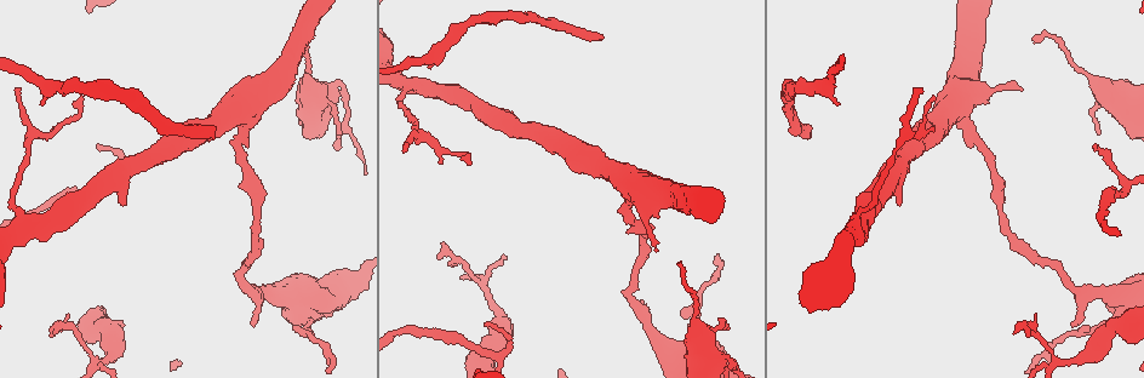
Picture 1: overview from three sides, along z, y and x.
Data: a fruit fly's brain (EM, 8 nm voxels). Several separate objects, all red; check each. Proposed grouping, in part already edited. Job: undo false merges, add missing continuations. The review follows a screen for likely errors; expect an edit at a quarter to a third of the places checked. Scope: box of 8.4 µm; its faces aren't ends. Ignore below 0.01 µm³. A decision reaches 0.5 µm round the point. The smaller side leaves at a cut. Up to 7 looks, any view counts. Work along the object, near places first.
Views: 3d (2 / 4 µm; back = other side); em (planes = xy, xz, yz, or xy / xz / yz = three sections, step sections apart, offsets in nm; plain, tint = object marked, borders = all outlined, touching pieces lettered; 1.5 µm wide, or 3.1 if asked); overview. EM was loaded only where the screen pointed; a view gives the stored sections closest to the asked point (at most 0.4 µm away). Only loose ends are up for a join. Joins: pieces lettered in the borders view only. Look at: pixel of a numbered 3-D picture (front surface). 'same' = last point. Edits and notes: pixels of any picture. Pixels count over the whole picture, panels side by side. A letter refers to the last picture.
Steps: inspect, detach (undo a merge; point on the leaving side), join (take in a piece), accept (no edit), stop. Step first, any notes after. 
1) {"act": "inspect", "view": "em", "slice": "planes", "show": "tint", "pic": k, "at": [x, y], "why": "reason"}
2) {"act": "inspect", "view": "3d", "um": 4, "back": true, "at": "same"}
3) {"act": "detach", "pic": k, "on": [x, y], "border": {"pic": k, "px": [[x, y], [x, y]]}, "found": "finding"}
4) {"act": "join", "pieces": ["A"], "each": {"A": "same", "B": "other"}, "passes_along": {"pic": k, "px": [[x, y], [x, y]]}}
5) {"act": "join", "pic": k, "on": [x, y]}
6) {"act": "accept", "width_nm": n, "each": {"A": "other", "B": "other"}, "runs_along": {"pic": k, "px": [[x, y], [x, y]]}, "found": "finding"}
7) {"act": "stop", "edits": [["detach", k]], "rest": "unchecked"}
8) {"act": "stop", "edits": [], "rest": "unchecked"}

{"act": "inspect", "view": "em", "slice": "xy", "step": 4, "show": "borders", "pic": 1, "at": [471, 161]}

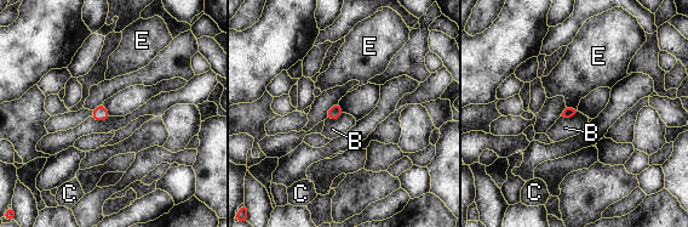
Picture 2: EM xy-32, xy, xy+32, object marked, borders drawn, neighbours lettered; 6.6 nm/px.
{"act": "accept", "longest_contact_nm": ["B", 140], "each": {"B": "other", "C": "other", "E": "other"}, "found": "none of them fits"}

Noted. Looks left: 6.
{"act": "inspect", "view": "3d", "um": 4, "pic": 1, "at": [93, 363], "why": "sudden change in width"}

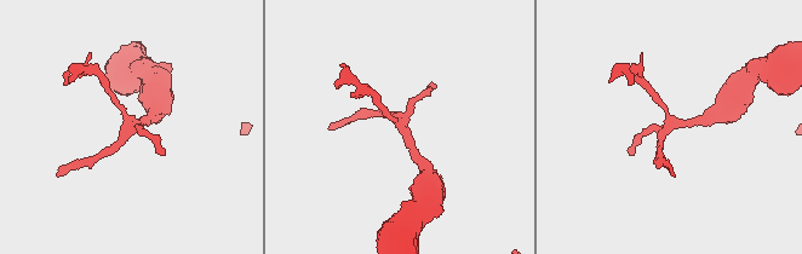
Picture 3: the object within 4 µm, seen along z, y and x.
{"act": "inspect", "view": "em", "slice": "planes", "show": "borders", "pic": 3, "at": [403, 126]}

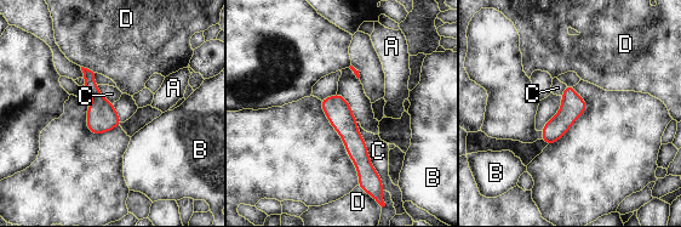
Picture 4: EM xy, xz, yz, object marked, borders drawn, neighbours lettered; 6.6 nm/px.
{"act": "accept", "longest_contact_nm": ["C", 460], "each": {"A": "other", "B": "other", "C": "other", "D": "other"}, "border": {"pic": 4, "px": [[356, 123], [370, 162], [383, 185]]}, "found": "all the same cell"}

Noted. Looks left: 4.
{"act": "inspect", "view": "3d", "um": 4, "pic": 1, "at": [1092, 145], "why": "branch stops here"}

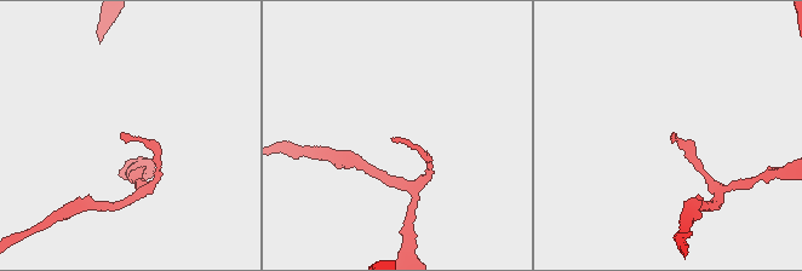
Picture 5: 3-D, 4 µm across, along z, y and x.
{"act": "inspect", "view": "em", "slice": "yz", "step": 8, "show": "tint", "pic": 5, "at": [121, 133], "why": "need the tissue"}

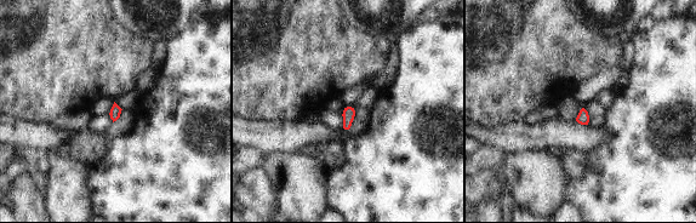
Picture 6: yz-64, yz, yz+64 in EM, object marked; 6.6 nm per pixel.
{"act": "inspect", "view": "em", "slice": "planes", "show": "borders", "at": "same", "why": "cut it another way"}

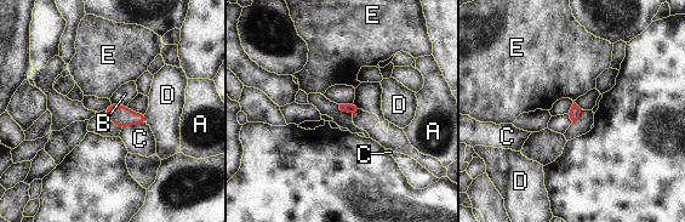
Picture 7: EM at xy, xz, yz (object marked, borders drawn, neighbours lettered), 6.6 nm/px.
{"act": "accept", "width_nm": 70, "each": {"A": "other", "B": "other", "C": "other", "D": "other", "E": "other"}, "border": {"pic": 7, "px": [[112, 102], [126, 106]]}, "found": "no lettered piece goes on from it"}

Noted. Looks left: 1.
{"act": "stop", "edits": [], "rest": "unchecked"}

